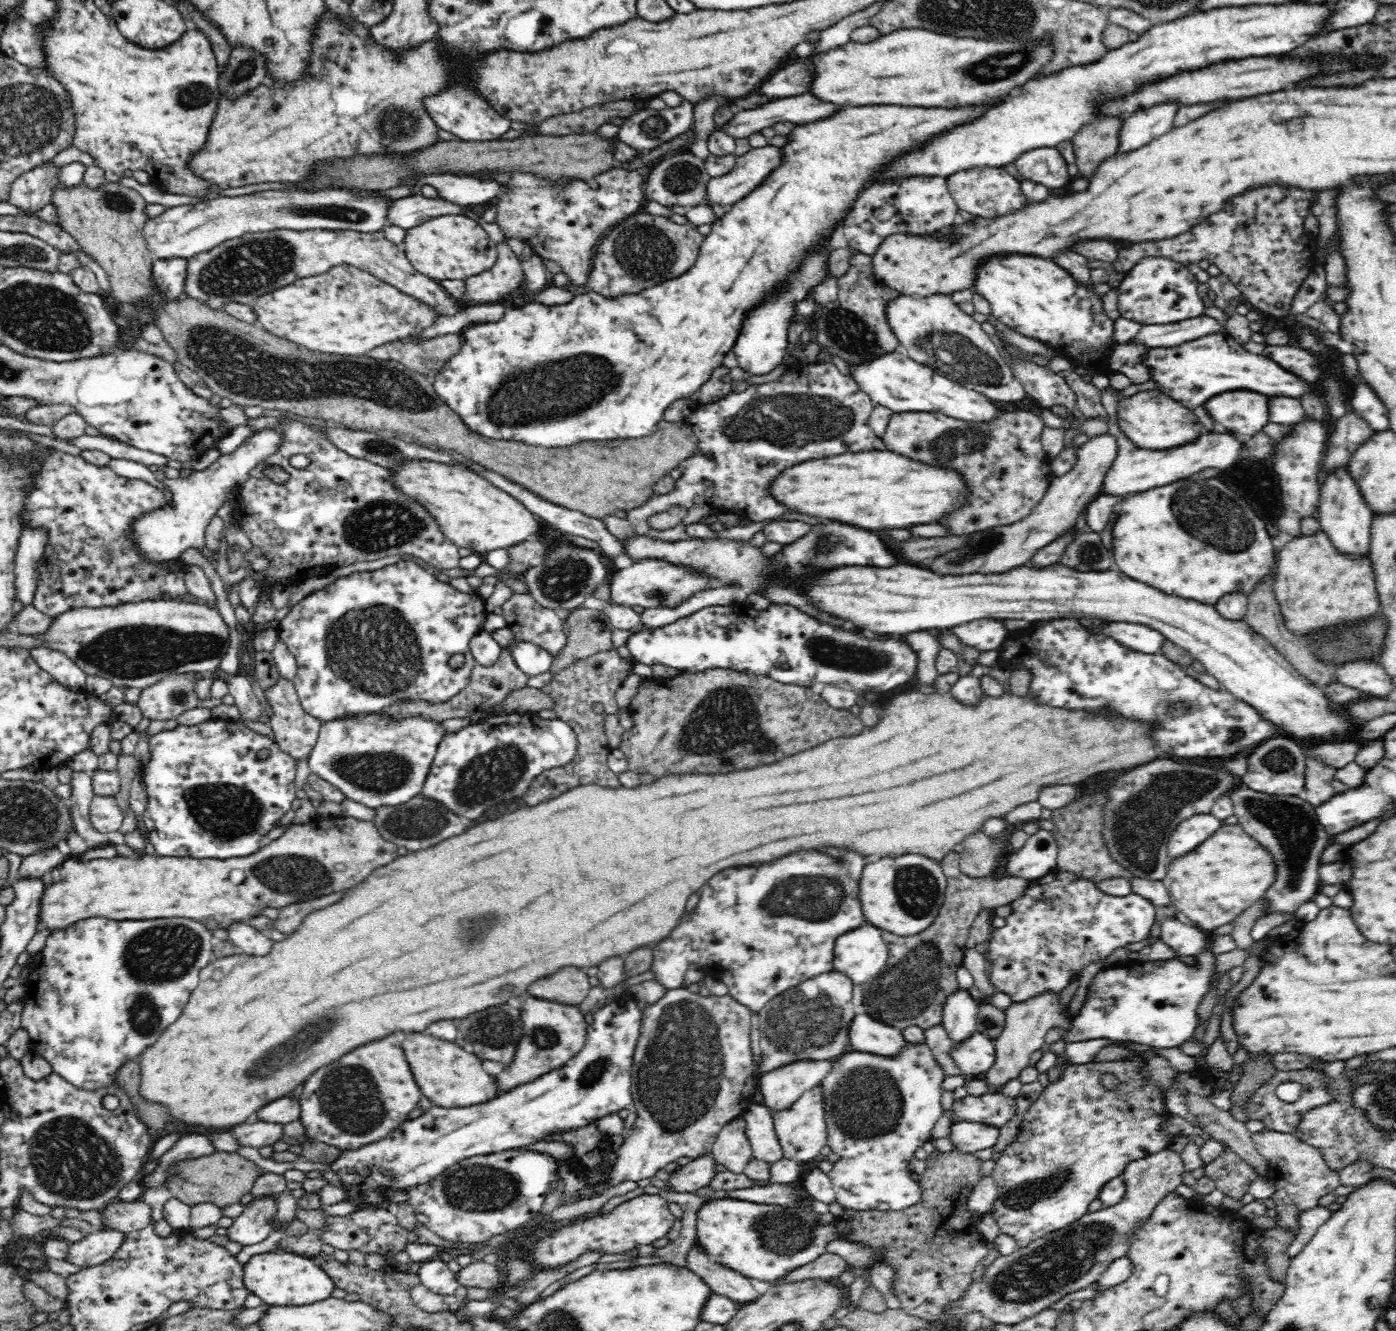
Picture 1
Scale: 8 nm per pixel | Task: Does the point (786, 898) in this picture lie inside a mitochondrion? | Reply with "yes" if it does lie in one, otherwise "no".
yes

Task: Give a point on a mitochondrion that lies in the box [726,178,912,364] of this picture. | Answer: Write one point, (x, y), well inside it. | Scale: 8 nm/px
(853, 332)

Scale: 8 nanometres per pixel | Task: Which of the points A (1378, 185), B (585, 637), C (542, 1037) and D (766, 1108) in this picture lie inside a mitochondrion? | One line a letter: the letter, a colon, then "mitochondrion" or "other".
A: other
B: mitochondrion
C: mitochondrion
D: other

